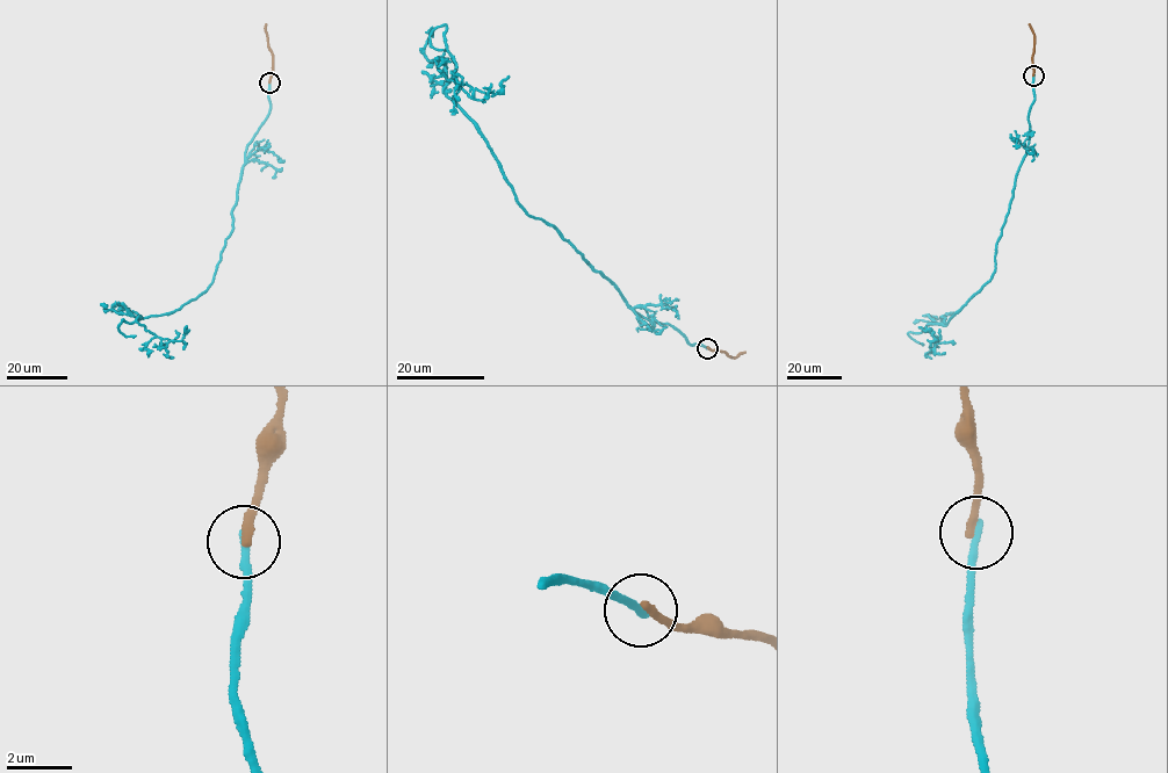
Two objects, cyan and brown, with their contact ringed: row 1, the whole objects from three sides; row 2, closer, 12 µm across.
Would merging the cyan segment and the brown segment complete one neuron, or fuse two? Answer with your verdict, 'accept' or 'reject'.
reject

